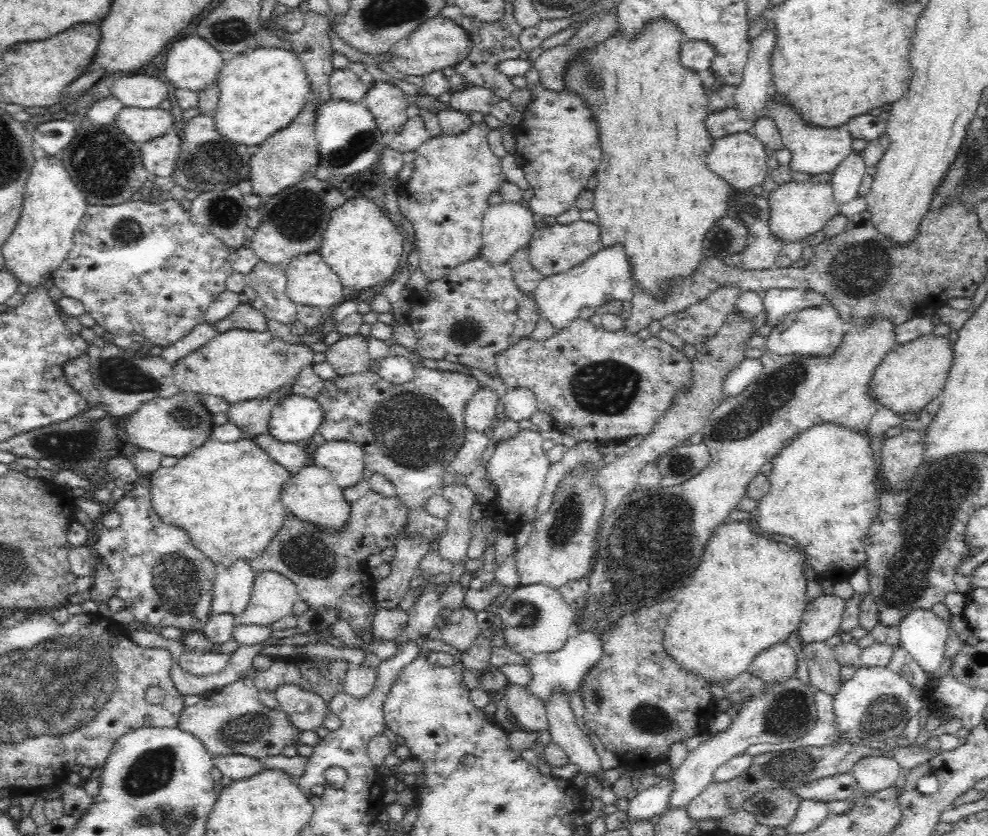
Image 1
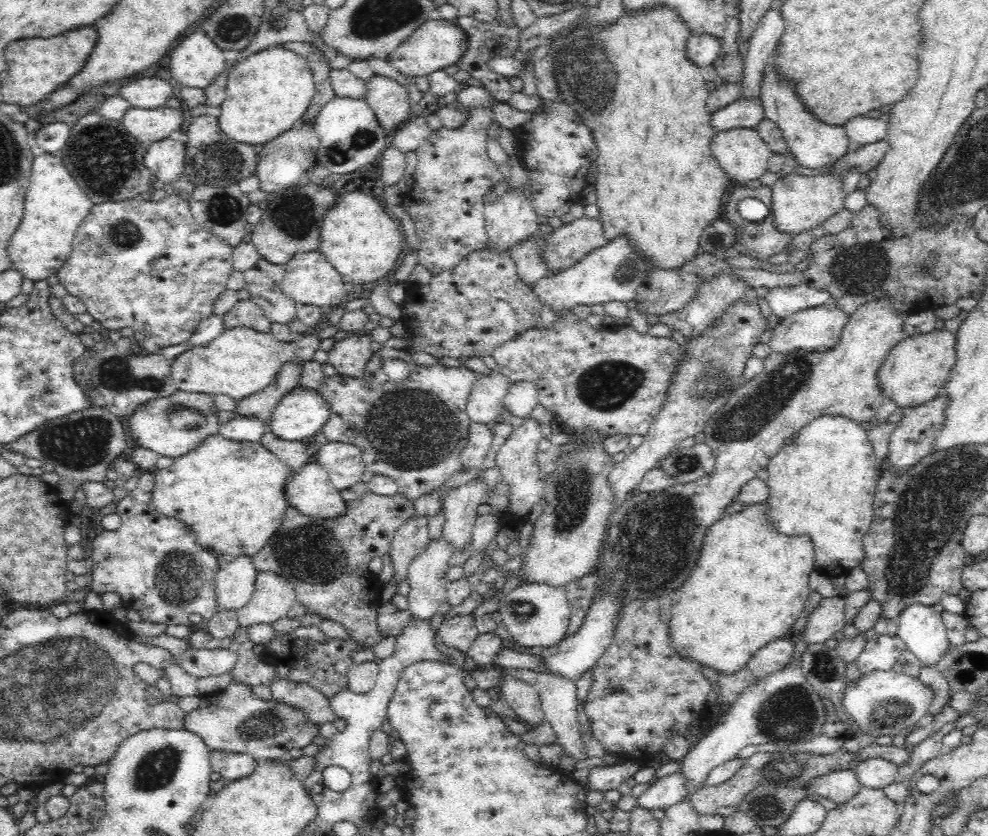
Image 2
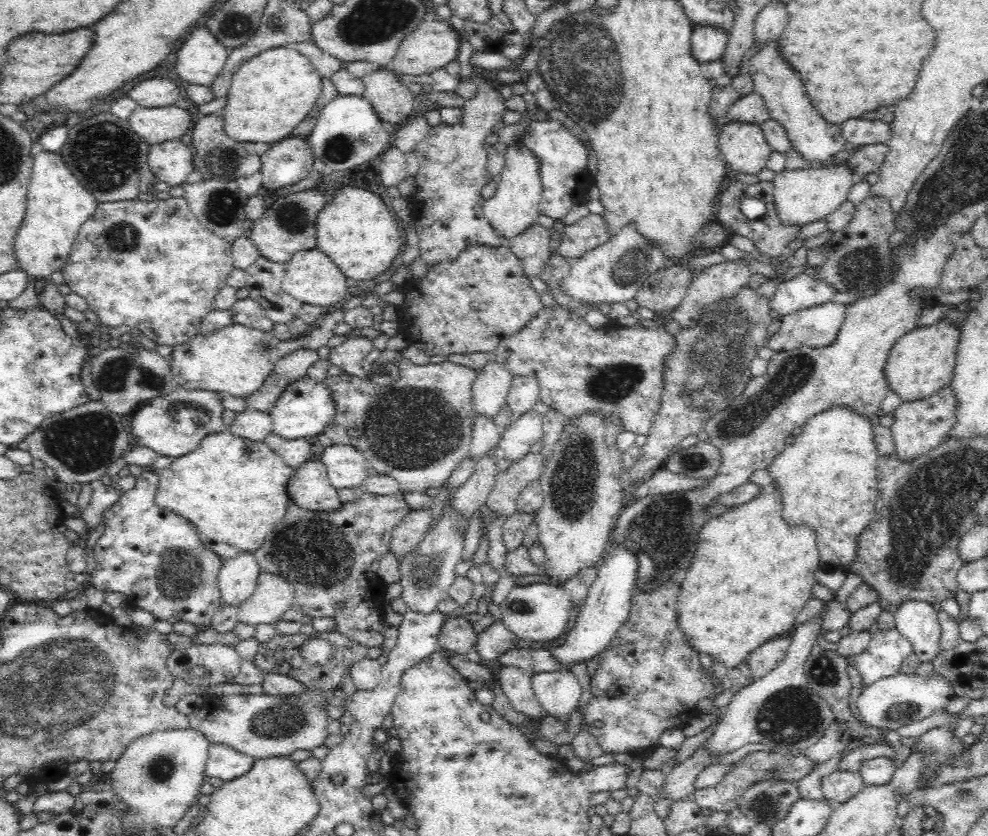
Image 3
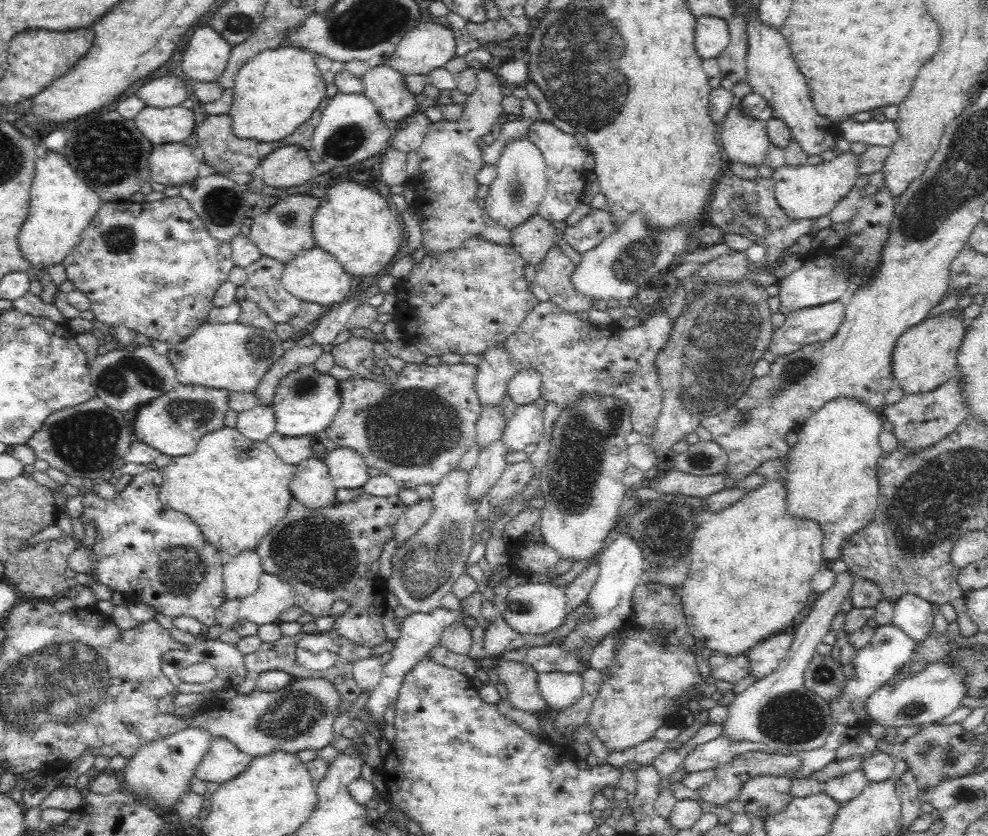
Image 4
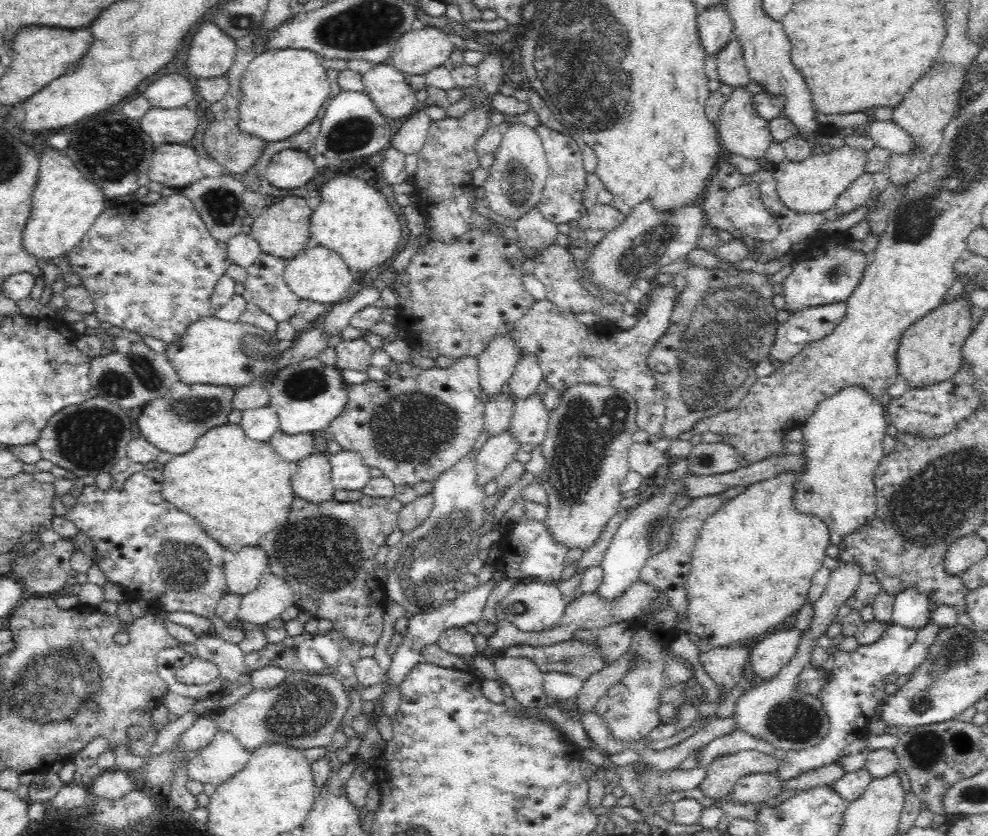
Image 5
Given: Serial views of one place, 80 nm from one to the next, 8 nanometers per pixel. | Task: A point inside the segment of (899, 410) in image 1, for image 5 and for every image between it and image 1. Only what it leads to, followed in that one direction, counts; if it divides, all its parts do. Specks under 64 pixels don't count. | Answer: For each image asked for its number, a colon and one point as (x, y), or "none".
2: (916, 370)
3: (923, 361)
4: (925, 356)
5: (930, 351)

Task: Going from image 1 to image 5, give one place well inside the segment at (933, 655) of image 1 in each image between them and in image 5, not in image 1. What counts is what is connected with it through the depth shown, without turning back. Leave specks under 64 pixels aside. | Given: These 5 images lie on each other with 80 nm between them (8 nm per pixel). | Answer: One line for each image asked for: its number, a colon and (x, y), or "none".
2: (922, 629)
3: (915, 619)
4: (912, 614)
5: (911, 609)

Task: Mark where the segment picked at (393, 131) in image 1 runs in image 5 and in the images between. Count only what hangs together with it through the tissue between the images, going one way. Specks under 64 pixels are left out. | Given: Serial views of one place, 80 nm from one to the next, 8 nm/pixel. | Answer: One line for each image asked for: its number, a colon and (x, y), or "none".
2: (390, 101)
3: (393, 102)
4: (385, 87)
5: (390, 90)

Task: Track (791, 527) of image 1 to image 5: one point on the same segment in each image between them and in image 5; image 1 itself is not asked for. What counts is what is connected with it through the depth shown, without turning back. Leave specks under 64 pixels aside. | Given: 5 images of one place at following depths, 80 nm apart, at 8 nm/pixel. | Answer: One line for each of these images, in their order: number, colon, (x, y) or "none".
2: (824, 485)
3: (827, 479)
4: (831, 471)
5: (843, 437)

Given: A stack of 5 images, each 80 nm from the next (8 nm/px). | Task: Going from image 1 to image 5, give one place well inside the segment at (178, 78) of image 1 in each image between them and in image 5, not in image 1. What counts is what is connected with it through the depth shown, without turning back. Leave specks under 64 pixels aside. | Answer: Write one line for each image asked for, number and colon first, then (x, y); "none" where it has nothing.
2: (198, 61)
3: (201, 57)
4: (206, 57)
5: (212, 55)

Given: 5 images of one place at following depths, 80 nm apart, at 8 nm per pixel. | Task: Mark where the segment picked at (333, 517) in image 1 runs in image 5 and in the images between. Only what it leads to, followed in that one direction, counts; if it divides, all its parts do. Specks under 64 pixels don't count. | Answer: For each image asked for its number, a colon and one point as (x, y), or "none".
2: (309, 490)
3: (310, 488)
4: (312, 485)
5: (312, 482)

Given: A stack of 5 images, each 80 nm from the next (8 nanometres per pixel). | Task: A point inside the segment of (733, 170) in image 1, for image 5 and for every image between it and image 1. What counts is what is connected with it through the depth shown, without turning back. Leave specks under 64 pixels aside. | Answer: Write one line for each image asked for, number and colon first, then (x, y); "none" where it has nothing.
2: (741, 152)
3: (744, 148)
4: (743, 139)
5: (740, 129)

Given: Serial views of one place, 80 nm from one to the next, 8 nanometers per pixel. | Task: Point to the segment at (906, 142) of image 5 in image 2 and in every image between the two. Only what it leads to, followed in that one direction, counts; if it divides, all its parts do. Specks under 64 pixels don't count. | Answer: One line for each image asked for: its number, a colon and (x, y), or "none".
2: (864, 130)
3: (859, 132)
4: (876, 132)

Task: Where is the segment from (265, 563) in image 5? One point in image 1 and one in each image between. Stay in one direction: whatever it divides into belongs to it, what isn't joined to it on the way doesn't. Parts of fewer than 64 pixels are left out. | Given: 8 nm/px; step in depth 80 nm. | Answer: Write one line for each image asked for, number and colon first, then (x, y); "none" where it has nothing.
1: (232, 590)
2: (235, 582)
3: (238, 577)
4: (241, 576)

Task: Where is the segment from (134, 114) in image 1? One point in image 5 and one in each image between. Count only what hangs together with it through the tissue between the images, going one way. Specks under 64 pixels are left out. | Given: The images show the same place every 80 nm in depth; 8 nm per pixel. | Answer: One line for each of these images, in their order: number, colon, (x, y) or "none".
2: (147, 125)
3: (155, 125)
4: (162, 126)
5: (178, 125)

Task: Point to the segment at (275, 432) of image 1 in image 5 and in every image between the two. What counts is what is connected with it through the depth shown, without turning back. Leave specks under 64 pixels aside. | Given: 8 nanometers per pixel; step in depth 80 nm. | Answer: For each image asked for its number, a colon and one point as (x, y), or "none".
2: (301, 413)
3: (305, 408)
4: (305, 401)
5: (307, 396)

